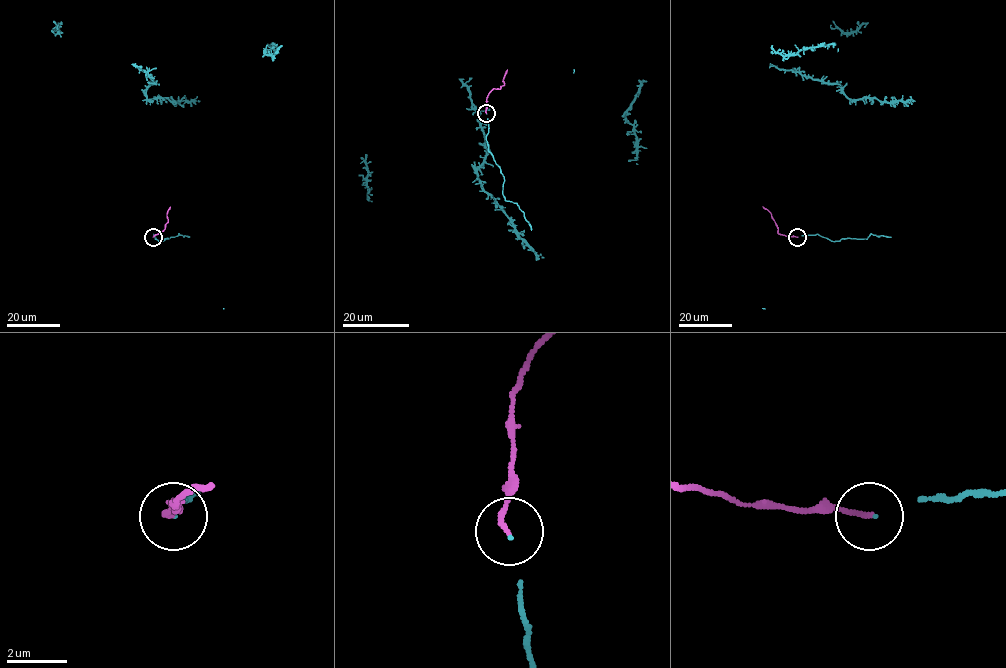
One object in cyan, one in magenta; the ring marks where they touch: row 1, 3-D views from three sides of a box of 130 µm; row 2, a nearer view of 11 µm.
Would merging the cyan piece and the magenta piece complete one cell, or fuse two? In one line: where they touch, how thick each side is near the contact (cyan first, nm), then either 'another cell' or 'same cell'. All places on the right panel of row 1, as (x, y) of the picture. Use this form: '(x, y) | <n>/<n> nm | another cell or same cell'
(797, 237) | 40/160 nm | same cell

